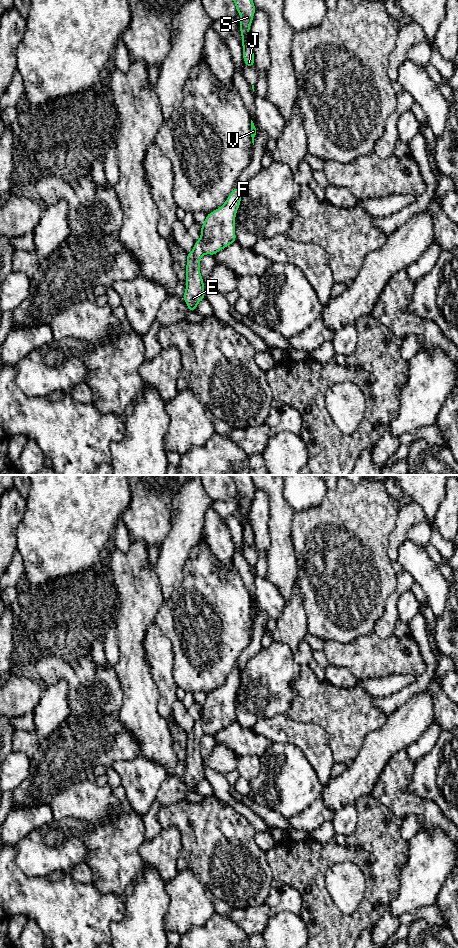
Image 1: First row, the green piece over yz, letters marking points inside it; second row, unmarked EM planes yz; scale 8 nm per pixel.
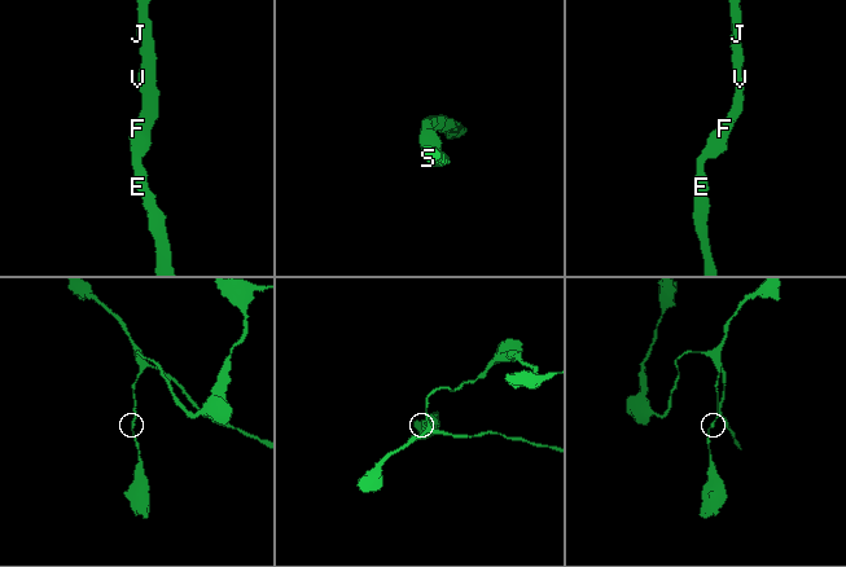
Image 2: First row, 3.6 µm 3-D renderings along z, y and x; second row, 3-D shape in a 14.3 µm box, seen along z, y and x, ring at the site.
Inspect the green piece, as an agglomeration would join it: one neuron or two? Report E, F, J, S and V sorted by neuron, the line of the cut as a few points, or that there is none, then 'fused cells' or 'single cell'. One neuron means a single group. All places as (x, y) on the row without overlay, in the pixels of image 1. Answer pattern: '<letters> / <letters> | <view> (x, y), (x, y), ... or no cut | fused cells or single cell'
E F J S V | no cut | single cell

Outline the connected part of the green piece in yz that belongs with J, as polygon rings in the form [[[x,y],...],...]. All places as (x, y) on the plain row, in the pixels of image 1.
[[[230,475],[233,479],[236,490],[240,494],[240,511],[242,516],[243,539],[246,546],[253,547],[254,532],[249,519],[249,510],[256,488],[252,481],[252,475]]]

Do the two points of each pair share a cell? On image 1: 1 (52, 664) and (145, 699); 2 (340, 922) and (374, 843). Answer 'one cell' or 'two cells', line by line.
1: two cells
2: one cell

